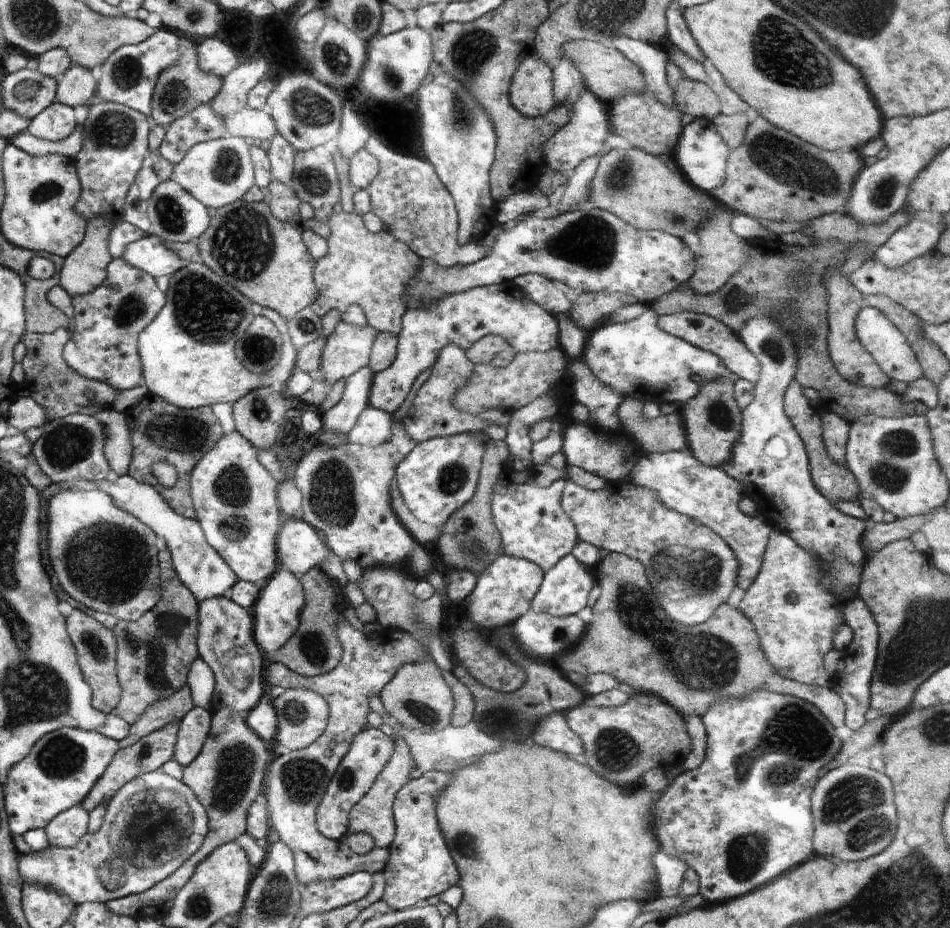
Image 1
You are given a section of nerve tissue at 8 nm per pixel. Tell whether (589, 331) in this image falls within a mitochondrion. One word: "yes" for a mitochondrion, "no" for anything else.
no

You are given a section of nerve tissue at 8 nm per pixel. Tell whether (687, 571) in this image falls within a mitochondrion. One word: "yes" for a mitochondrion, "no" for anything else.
yes

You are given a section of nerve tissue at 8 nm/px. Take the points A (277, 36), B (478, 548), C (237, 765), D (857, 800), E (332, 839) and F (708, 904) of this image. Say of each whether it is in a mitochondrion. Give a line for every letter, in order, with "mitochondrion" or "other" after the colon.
A: other
B: mitochondrion
C: mitochondrion
D: mitochondrion
E: other
F: other

